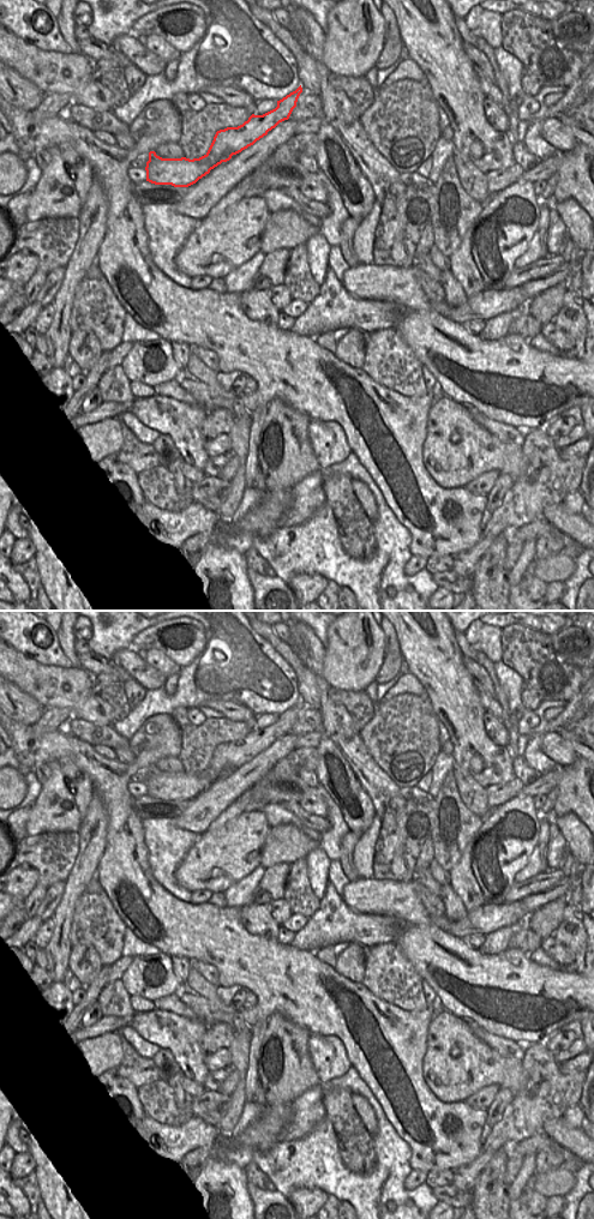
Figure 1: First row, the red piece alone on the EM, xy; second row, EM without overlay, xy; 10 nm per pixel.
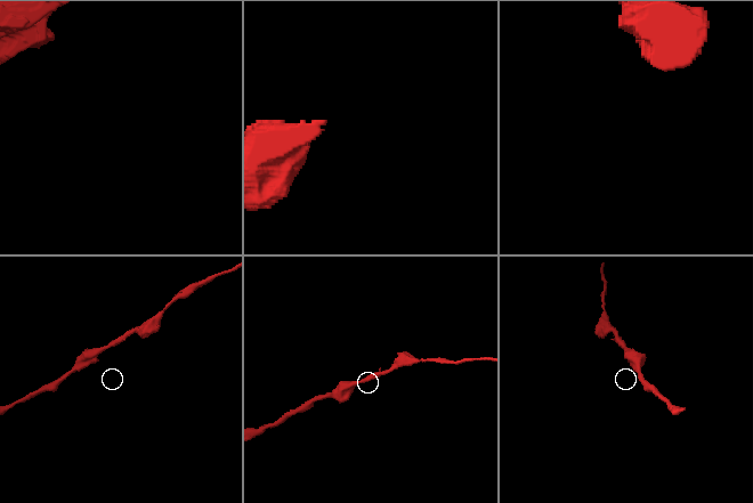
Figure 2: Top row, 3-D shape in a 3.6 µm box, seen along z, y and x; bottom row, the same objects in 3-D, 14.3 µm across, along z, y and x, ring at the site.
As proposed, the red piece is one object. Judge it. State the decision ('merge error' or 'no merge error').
no merge error

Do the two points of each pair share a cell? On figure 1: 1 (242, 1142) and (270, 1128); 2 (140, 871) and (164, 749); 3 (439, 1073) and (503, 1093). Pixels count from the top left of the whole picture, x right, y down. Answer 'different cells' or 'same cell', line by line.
1: same cell
2: same cell
3: different cells

